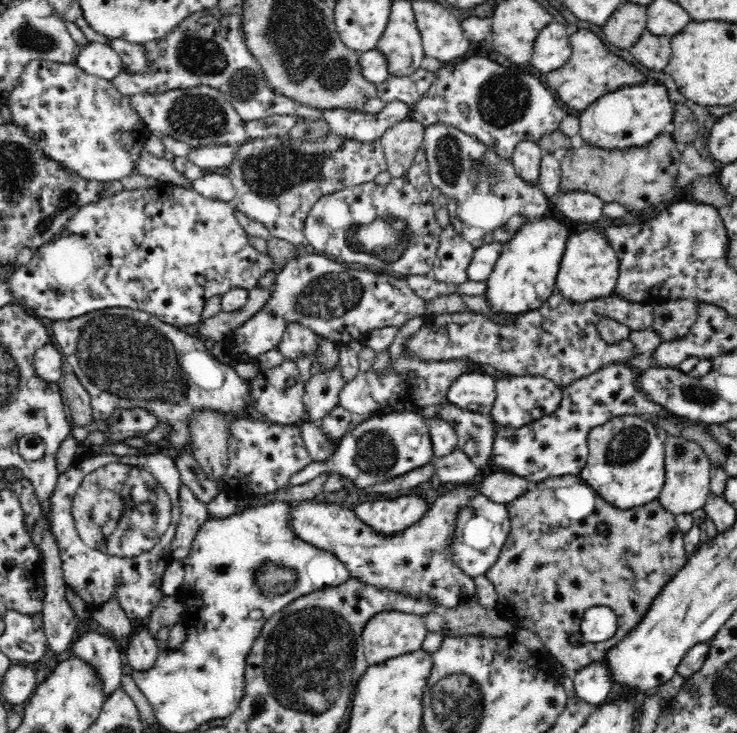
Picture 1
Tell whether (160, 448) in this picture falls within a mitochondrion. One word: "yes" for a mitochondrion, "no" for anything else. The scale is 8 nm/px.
no

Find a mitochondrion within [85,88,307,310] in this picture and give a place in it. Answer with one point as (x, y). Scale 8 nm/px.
(200, 116)

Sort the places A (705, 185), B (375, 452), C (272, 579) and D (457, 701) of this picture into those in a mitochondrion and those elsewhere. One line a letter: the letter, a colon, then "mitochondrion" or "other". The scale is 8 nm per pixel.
A: mitochondrion
B: mitochondrion
C: mitochondrion
D: mitochondrion

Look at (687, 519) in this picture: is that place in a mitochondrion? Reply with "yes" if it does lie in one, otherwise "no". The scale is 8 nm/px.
no

